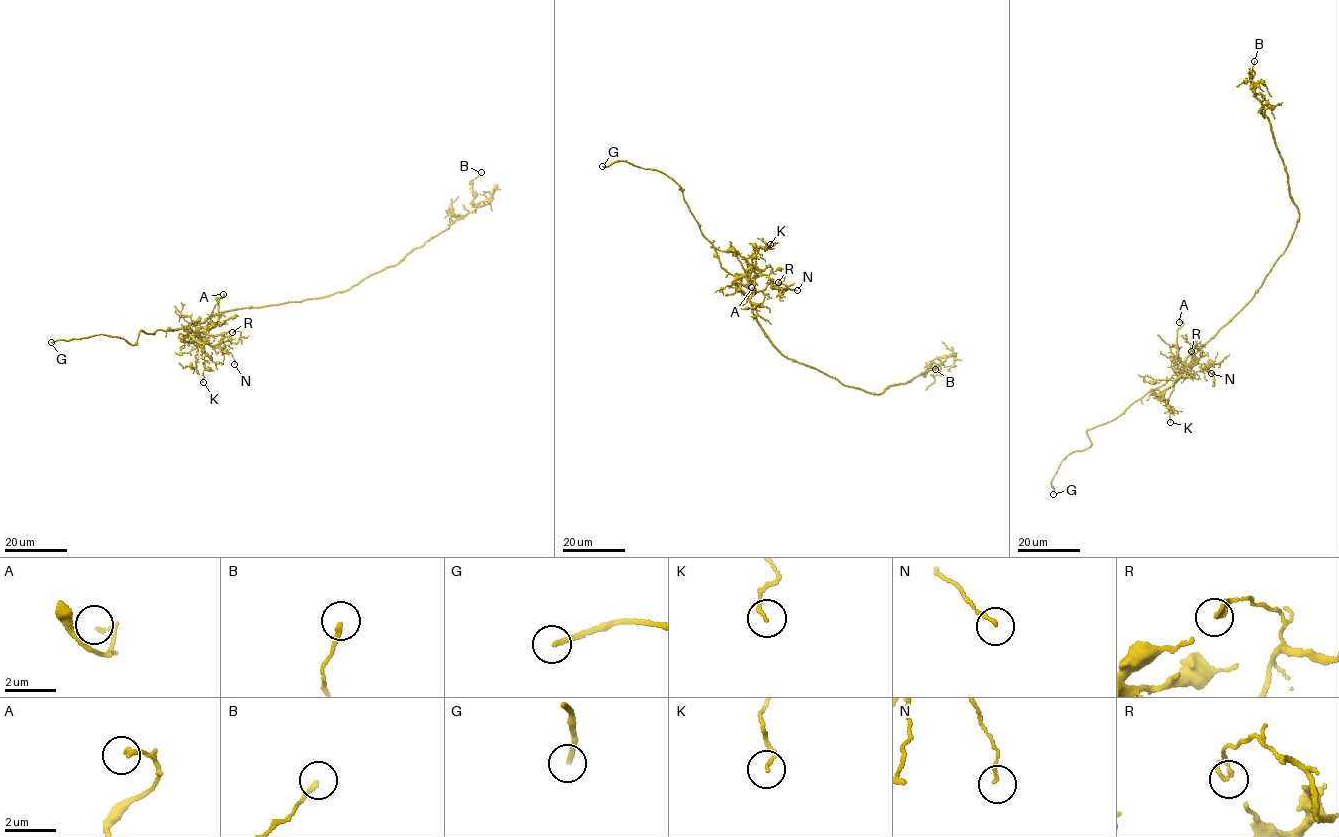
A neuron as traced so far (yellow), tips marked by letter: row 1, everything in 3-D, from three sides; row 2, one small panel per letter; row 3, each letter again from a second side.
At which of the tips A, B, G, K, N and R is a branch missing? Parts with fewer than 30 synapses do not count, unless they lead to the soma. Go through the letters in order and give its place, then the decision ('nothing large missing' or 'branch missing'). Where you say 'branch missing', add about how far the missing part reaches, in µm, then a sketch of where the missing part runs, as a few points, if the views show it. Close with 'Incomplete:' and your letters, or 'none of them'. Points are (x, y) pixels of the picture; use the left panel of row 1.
A: place (223, 294); nothing large missing
B: place (481, 172); nothing large missing
G: place (51, 342); branch missing; missing 15 µm; course (51, 342), (25, 341), (17, 345)
K: place (203, 382); nothing large missing
N: place (234, 364); nothing large missing
R: place (232, 332); nothing large missing
Incomplete: G

